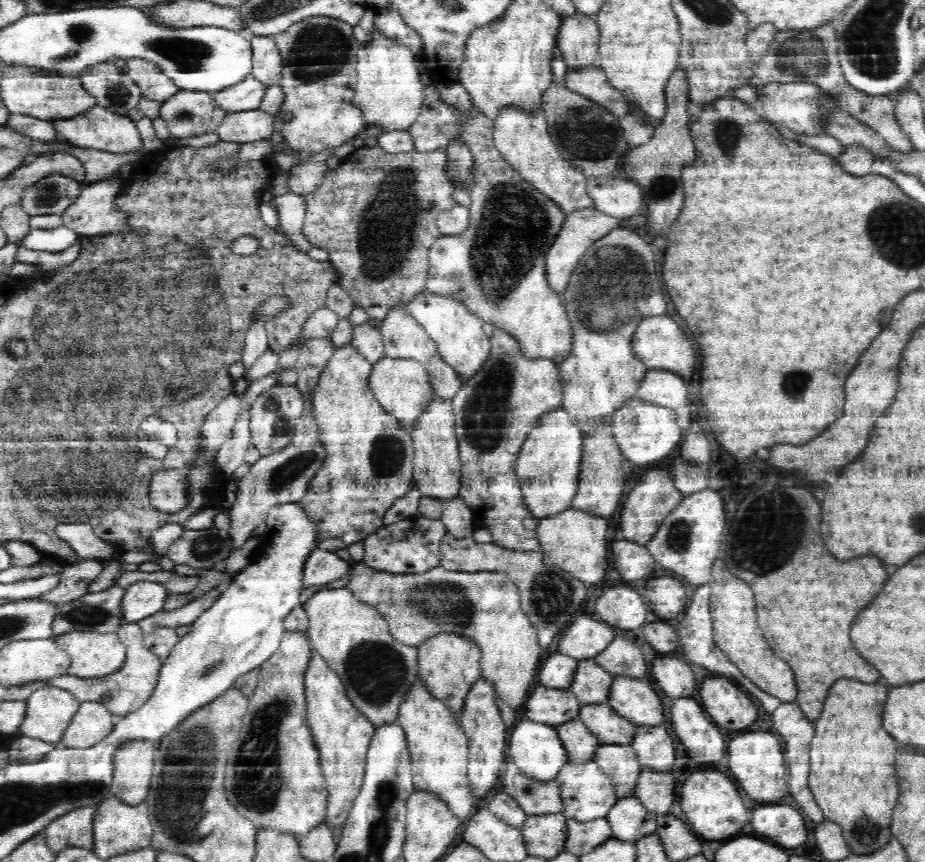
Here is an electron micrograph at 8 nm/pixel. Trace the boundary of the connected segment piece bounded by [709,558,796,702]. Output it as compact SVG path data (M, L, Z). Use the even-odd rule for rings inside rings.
M718 558L712 566L709 585L712 588L710 608L716 647L742 671L746 678L749 678L764 692L784 700L784 702L796 700L796 682L794 682L792 668L788 666L788 662L774 656L762 630L756 624L754 594L752 594L750 586L746 582L742 582L740 578L734 578L728 572L726 564Z

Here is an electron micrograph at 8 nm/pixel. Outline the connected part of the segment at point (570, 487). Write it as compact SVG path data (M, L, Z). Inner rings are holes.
M562 406L540 417L539 425L528 433L516 460L515 473L524 504L537 520L554 517L572 506L583 464L583 437L584 434Z

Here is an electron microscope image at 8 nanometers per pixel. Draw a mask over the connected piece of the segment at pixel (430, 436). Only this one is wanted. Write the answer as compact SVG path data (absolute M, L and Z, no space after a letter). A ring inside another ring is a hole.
M435 397L410 432L415 452L413 458L414 485L424 497L448 501L454 496L459 496L462 475L455 422L456 414L453 413L452 401Z

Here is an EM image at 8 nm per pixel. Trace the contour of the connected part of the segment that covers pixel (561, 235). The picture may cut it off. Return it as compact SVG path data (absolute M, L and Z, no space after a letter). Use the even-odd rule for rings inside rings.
M584 209L579 212L572 213L565 218L562 230L558 233L556 240L552 243L550 250L546 255L545 274L549 287L556 292L564 292L568 286L574 267L582 258L588 247L599 238L602 238L609 231L614 230L618 226L618 218L600 212L598 209Z

